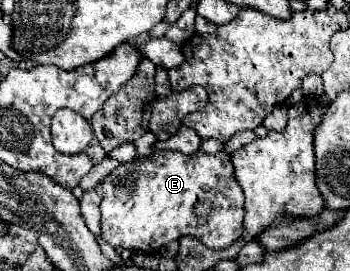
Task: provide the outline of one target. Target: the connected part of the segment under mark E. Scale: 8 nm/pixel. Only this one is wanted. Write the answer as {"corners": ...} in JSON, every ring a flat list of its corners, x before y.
{"corners":[[154,151,152,157,144,161,122,163,112,171,100,185,98,193,102,195,102,237,112,247,122,247,132,253,158,253,170,241,178,241,184,235,196,237,212,251,230,247,242,235,244,219,244,195,238,183,234,181,234,165,230,155,220,151,218,155,184,155,178,151]]}

